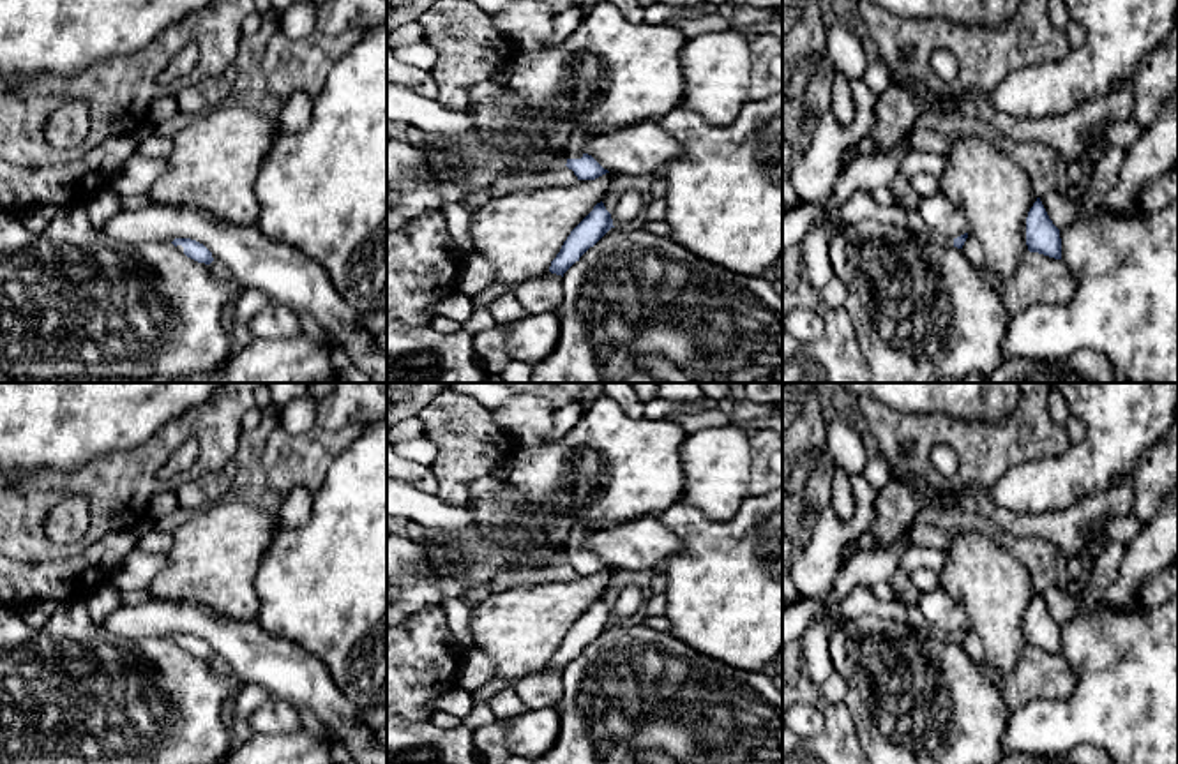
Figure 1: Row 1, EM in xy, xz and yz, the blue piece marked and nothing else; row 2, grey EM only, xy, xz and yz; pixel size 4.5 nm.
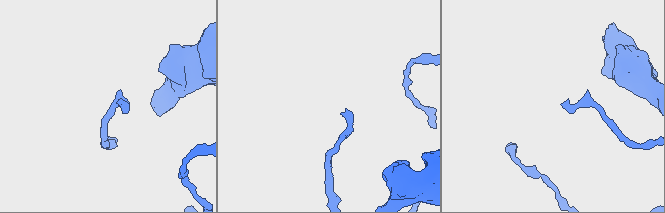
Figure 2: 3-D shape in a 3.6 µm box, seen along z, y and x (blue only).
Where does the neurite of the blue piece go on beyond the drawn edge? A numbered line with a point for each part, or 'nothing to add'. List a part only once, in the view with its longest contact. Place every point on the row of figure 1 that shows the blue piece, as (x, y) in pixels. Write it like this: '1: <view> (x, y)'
1: xz (578, 138)

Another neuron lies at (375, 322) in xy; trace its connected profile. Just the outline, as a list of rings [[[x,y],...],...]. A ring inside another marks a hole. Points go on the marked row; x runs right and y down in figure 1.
[[[387,309],[360,314],[357,323],[364,332],[371,333],[374,339],[380,339],[380,335],[387,332]]]

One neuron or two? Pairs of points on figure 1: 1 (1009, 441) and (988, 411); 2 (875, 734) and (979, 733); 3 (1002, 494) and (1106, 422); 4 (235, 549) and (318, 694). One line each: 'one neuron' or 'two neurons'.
1: two neurons
2: one neuron
3: one neuron
4: two neurons

